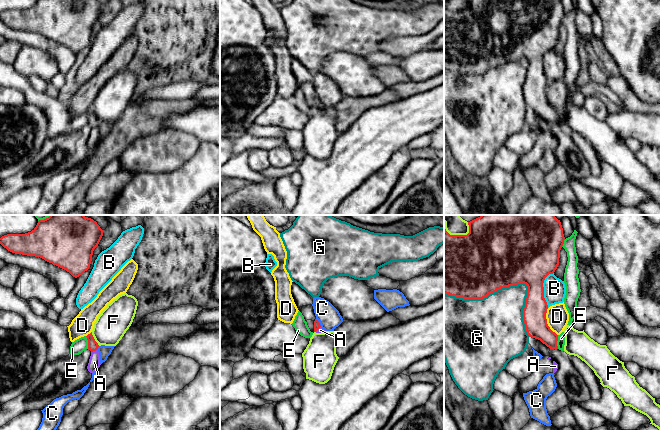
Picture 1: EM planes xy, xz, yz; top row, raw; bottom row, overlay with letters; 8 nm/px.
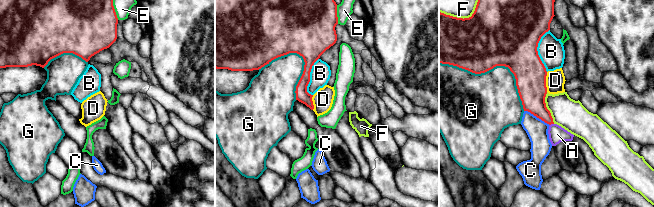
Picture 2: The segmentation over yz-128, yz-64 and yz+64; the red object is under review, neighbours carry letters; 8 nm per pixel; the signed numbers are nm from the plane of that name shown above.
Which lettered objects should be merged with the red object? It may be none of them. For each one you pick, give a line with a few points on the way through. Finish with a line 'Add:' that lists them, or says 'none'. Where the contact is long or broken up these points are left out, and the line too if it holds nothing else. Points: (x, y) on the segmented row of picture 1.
Add: none

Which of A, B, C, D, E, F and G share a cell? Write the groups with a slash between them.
A / B D / C / E / F / G

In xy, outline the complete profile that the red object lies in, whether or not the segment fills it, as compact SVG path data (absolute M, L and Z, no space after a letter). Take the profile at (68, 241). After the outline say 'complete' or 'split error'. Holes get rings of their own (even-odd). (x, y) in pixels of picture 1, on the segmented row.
M50 215L25 234L7 234L0 244L15 254L35 256L77 278L87 271L103 230L84 215Z | complete

